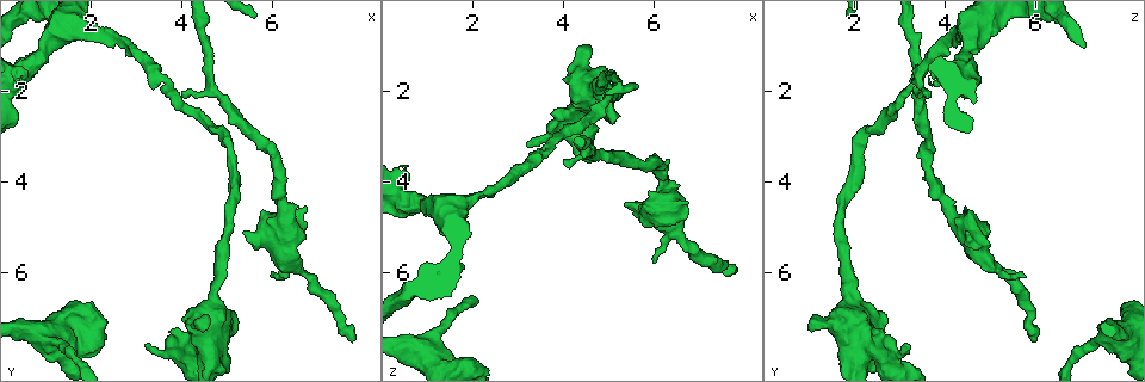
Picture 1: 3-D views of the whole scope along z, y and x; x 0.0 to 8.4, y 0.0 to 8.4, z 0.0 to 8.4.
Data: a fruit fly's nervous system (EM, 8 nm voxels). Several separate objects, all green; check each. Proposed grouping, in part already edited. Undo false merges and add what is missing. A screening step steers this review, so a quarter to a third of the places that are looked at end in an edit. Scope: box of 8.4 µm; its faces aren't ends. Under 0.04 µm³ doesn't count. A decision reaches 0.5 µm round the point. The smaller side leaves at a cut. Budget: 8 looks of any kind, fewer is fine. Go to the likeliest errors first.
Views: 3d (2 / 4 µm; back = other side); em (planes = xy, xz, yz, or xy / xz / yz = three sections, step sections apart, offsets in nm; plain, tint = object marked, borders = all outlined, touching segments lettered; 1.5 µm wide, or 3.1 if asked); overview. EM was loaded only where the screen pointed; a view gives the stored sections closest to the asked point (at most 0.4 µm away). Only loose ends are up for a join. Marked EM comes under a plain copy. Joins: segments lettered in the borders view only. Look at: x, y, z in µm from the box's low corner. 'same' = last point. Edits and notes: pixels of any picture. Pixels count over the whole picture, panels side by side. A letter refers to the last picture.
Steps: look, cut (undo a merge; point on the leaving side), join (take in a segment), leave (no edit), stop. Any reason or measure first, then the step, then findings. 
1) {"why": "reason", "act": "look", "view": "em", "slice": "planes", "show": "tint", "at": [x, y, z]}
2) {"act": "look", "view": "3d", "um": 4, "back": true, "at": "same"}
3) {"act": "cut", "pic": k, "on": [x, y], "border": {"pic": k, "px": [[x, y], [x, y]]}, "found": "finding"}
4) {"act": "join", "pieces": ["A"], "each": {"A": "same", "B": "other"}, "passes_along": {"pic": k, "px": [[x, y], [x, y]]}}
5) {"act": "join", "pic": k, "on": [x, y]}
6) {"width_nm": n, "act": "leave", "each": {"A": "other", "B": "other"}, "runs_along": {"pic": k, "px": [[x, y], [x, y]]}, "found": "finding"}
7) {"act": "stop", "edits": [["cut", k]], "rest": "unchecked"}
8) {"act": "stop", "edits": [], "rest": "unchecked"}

{"why": "branch stops here", "act": "look", "view": "3d", "um": 2, "at": [7.75, 7.50, 6.00]}

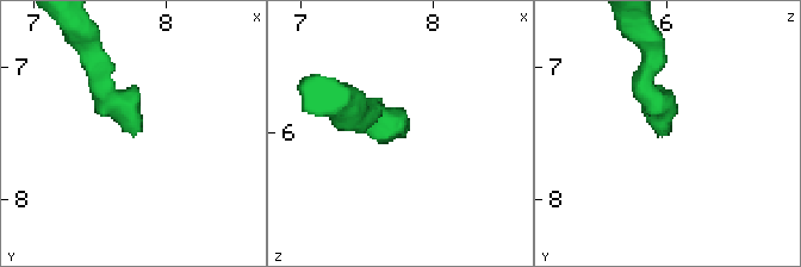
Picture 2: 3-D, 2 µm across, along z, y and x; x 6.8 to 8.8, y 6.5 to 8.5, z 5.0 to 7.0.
{"why": "now the EM", "act": "look", "view": "em", "slice": "planes", "show": "borders", "at": [7.76, 7.46, 6.02]}

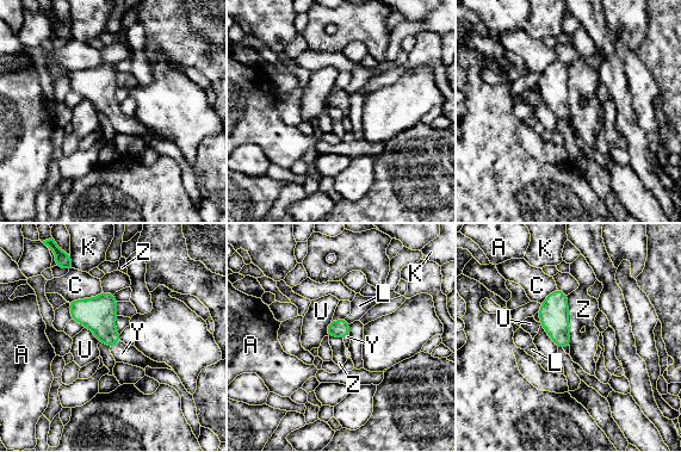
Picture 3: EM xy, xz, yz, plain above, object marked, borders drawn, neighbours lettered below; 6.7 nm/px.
{"longest_contact_nm": ["Z", 360], "act": "join", "pieces": ["Y"], "each": {"A": "other", "C": "other", "K": "other", "L": "other", "U": "other", "Y": "same", "Z": "other"}, "passes_along": {"pic": 3, "px": [[98, 314], [115, 342], [122, 353]]}, "found": "the neuron continues"}

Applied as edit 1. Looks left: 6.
{"why": "redraw", "act": "look", "view": "overview"}

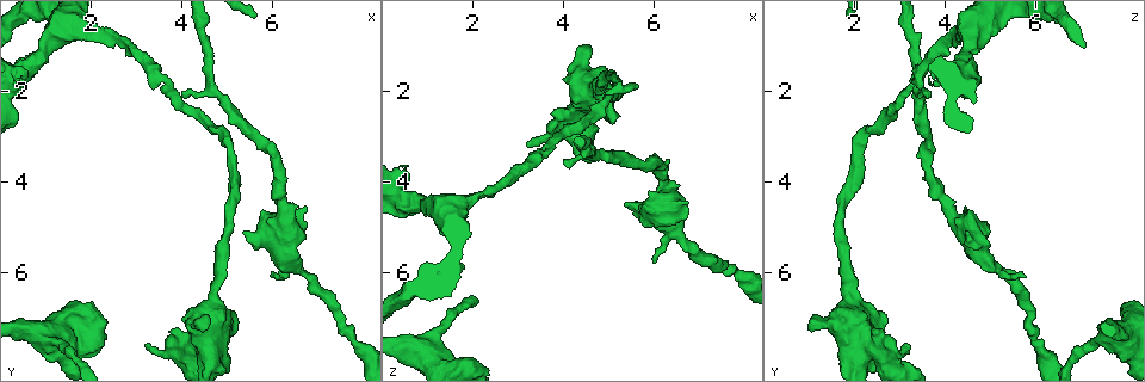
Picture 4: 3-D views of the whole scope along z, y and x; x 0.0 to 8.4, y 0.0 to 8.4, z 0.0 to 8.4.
{"why": "free end", "act": "look", "view": "em", "slice": "planes", "show": "borders", "at": [6.00, 6.05, 5.75]}

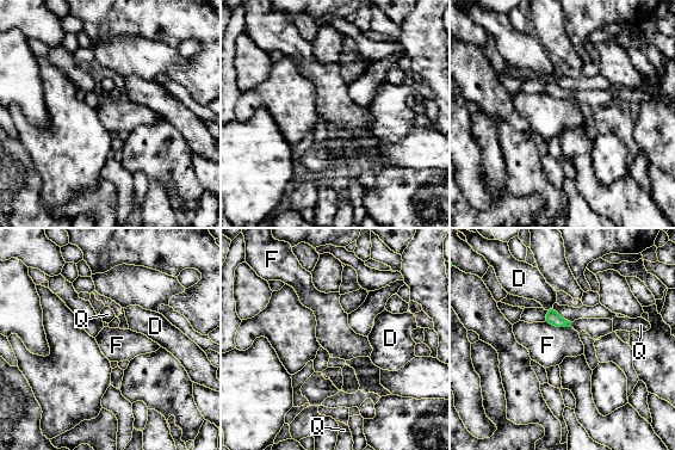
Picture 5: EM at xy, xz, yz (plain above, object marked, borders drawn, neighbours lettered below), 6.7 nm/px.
{"act": "leave", "each": {"D": "other", "F": "other", "Q": "other"}, "border": {"pic": 5, "px": [[552, 307], [570, 322]]}, "found": "no lettered segment goes on from it"}

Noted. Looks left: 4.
{"why": "free end", "act": "look", "view": "em", "slice": "planes", "show": "tint", "at": [3.15, 7.60, 3.15]}

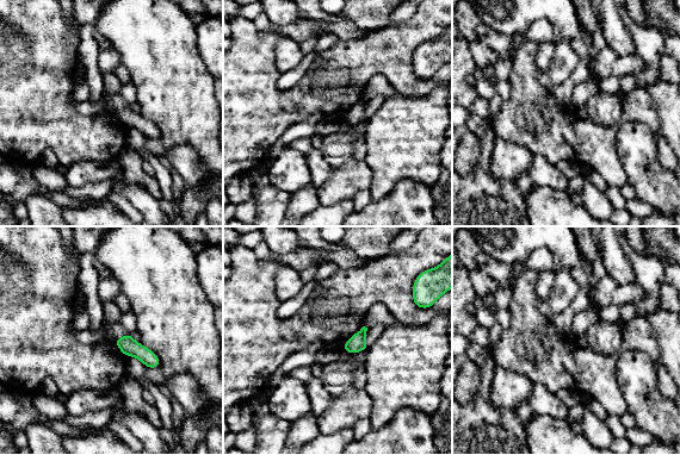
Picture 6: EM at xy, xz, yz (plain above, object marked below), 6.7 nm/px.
{"why": "what lies round it", "act": "look", "view": "em", "slice": "planes", "show": "borders", "at": "same"}

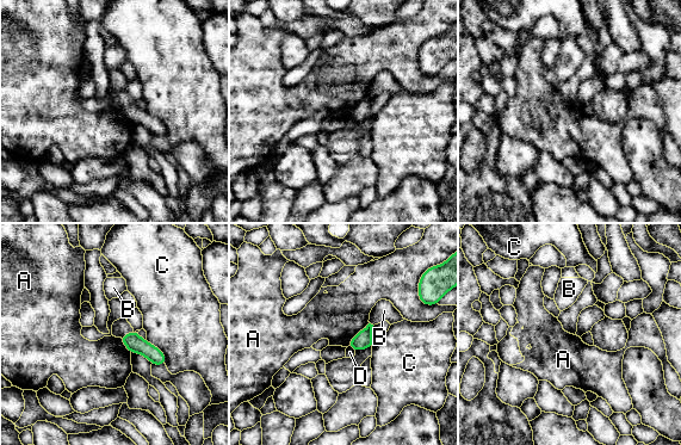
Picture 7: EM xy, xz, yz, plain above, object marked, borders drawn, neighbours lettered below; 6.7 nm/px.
{"act": "leave", "each": {"A": "other", "B": "other", "C": "other", "D": "other"}, "found": "no lettered segment goes on from it"}

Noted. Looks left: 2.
{"act": "stop", "edits": [["join", 3]], "rest": "unchecked"}

